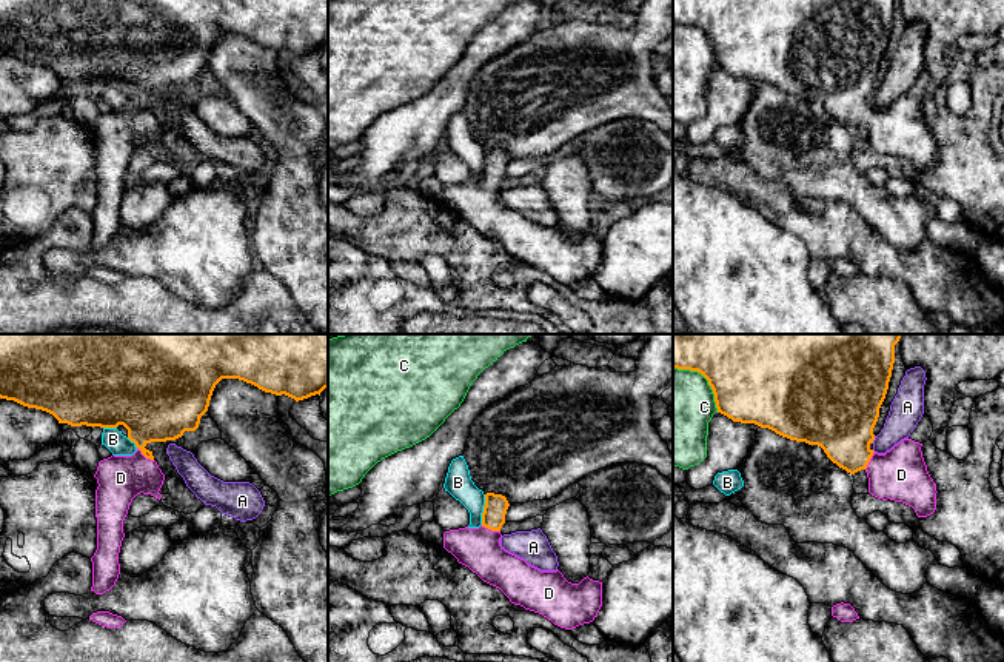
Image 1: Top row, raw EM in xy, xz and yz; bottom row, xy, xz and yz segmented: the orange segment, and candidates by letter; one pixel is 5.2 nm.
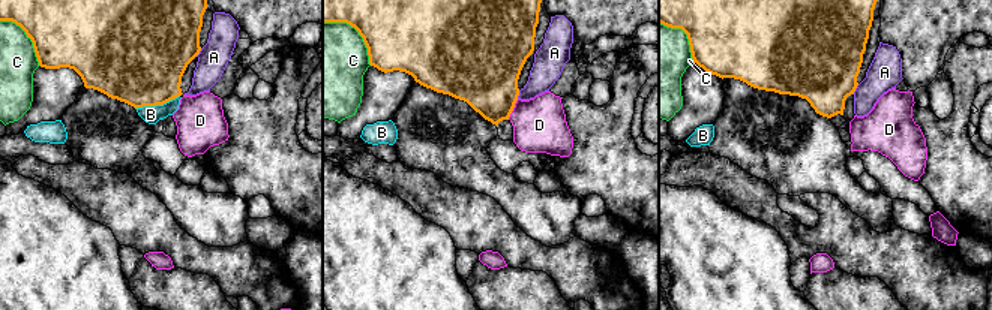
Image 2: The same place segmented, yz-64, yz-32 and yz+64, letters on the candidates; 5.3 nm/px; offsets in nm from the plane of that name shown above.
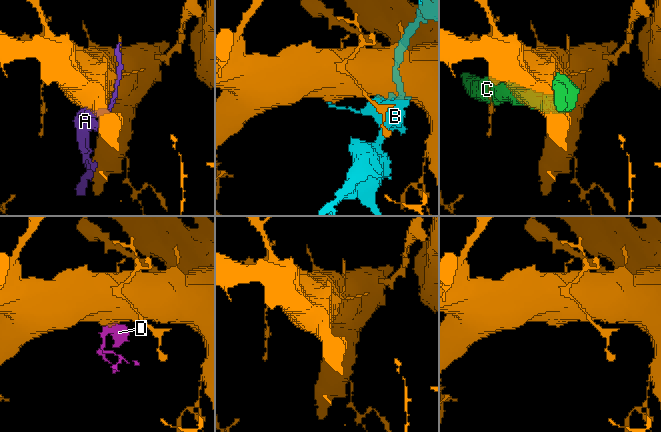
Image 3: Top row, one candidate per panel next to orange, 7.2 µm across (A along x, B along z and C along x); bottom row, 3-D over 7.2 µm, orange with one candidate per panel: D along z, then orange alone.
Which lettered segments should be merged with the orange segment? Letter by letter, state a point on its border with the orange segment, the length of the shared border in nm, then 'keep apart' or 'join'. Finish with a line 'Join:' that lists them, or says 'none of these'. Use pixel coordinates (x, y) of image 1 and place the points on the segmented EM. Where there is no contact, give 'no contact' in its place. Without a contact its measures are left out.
A: meets orange in yz at (873, 439); contact 40 nm long; keep apart
B: meets orange in xz at (484, 510); contact 160 nm long; keep apart
C: meets orange in yz at (706, 377); contact 340 nm long; keep apart
D: meets orange in xz at (490, 528); contact 110 nm long; join
Join: D

